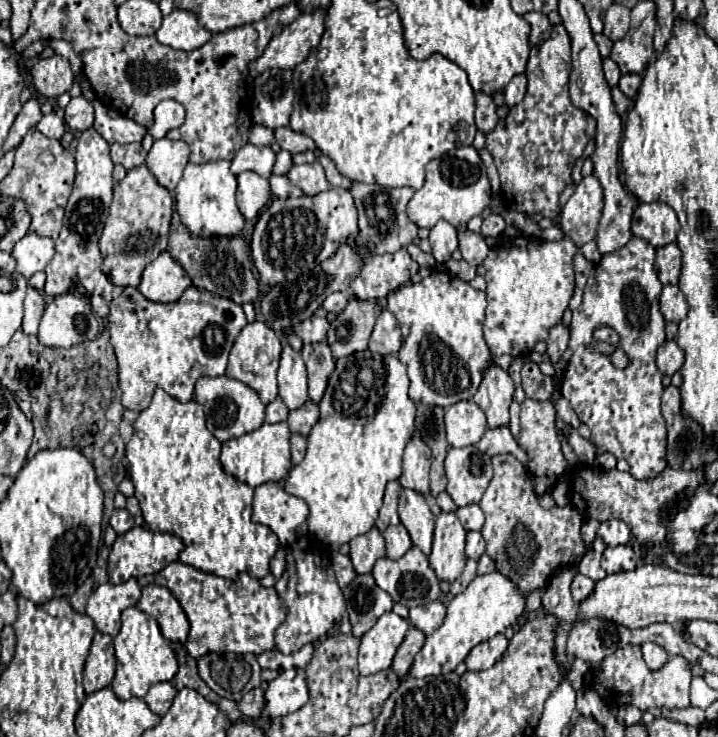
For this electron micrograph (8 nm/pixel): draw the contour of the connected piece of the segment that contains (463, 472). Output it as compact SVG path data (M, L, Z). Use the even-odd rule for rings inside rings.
M476 446L448 448L446 460L446 492L452 496L456 506L480 502L488 482L492 480L490 456L480 452Z

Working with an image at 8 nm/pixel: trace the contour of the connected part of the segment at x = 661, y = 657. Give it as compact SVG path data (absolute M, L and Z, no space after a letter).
M644 642L642 644L642 654L644 654L646 664L652 670L658 670L658 668L662 668L668 662L668 652L662 646L654 644L654 642Z

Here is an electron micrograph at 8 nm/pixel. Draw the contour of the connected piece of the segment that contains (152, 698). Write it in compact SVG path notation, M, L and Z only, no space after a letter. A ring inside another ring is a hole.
M158 682L148 690L148 694L144 696L144 702L150 706L154 714L164 716L172 706L174 696L176 696L176 688L170 682Z

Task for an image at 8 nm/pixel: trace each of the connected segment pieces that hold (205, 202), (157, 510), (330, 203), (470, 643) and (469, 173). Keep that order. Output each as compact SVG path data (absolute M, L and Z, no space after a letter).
M218 160L208 164L188 164L174 192L176 192L176 210L190 234L210 238L210 236L236 236L242 232L244 218L236 206L236 176L230 172L228 160Z
M156 388L150 406L140 412L134 422L134 434L126 444L128 476L134 482L134 496L140 502L142 518L148 528L152 532L172 532L182 540L184 550L180 554L180 562L230 580L236 580L242 572L260 580L270 572L268 562L278 552L280 542L268 526L252 522L254 490L246 482L238 482L222 470L220 446L222 444L216 436L206 428L206 418L198 402L190 400L182 404L168 396L162 388Z
M330 188L324 194L316 196L304 196L304 198L286 198L284 202L280 198L274 198L274 202L260 214L252 238L250 238L250 252L252 262L260 274L260 280L264 284L276 286L284 280L296 280L302 270L312 270L318 262L330 258L340 242L358 230L358 212L354 206L354 200L348 190Z
M494 570L492 574L478 576L464 592L452 598L444 624L432 636L426 638L422 650L414 658L410 676L426 678L452 672L460 662L464 662L464 658L476 644L486 642L492 636L504 632L508 626L516 624L524 610L526 596L520 594L520 588L510 578L504 578L504 574L500 574L498 570Z
M460 146L440 158L434 158L426 166L426 182L414 192L408 202L408 218L422 228L432 228L440 218L450 222L454 228L464 228L472 216L482 214L490 204L490 182L486 166L482 164L474 146Z

